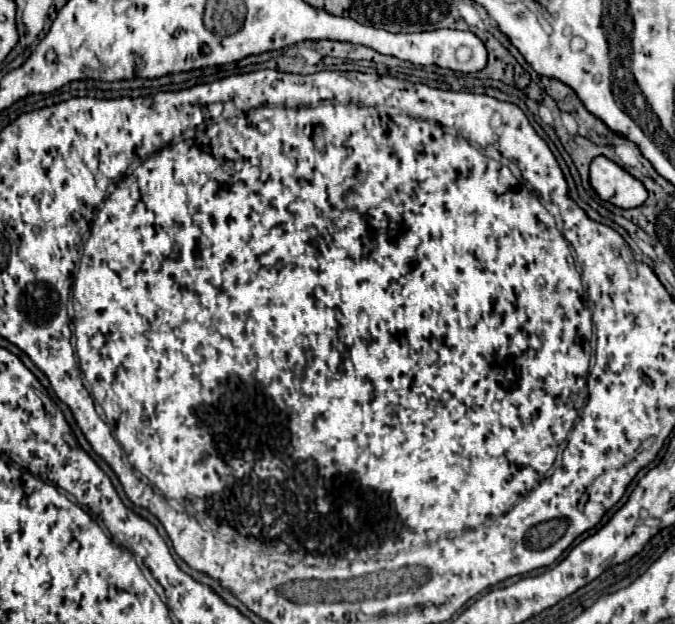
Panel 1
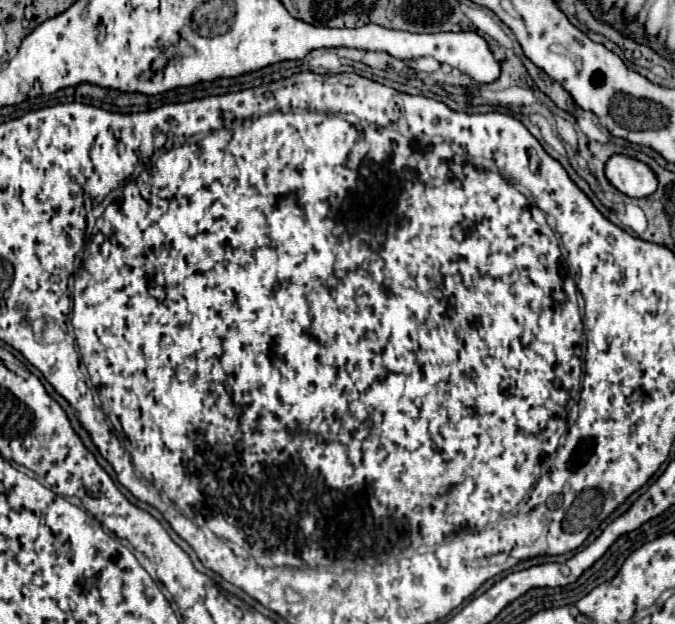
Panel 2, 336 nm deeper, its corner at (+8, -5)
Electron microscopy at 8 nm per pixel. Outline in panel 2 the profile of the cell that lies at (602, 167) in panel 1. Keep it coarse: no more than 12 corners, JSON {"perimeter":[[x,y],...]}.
{"perimeter":[[612,155],[606,179],[640,199],[656,191],[652,169],[632,157]]}

